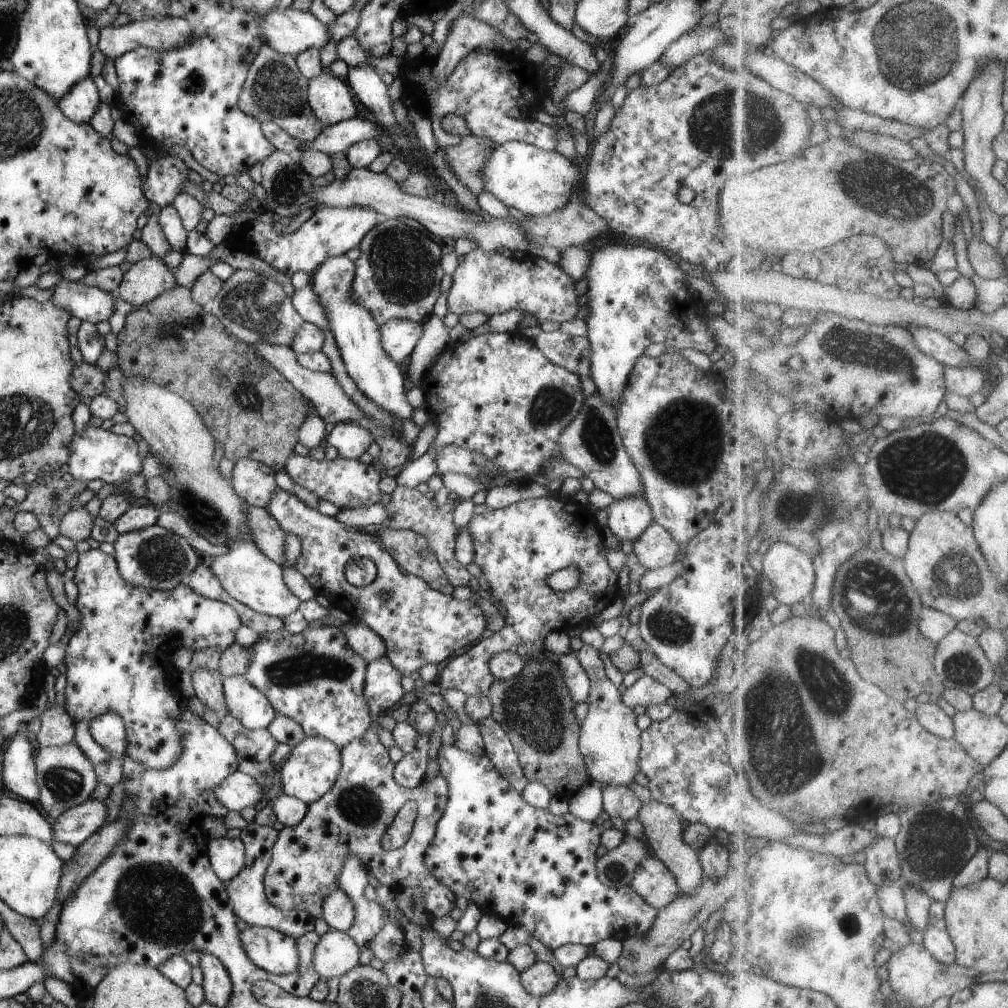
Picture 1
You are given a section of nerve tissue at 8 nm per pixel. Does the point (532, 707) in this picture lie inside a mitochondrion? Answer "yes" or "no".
yes

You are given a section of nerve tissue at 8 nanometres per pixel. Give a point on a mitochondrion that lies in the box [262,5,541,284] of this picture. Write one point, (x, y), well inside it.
(287, 188)

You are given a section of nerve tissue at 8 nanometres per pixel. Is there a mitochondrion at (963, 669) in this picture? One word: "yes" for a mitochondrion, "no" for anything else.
yes

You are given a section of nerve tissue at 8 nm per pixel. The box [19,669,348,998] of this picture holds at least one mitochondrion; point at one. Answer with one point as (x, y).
(153, 918)

